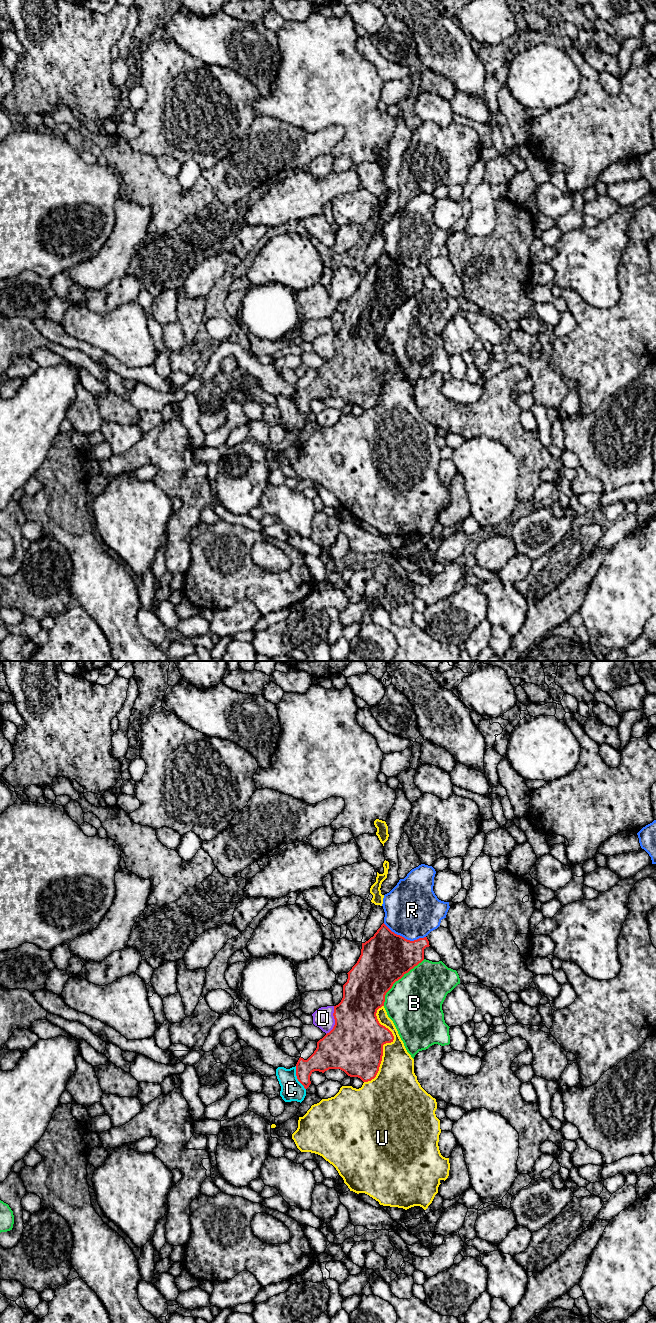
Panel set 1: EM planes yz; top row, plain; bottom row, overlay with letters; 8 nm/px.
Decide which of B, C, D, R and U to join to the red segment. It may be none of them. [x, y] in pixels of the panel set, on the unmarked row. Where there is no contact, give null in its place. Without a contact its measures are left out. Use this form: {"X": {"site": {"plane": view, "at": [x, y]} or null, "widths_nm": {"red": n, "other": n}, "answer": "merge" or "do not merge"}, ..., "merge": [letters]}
{"B": {"site": {"plane": "yz", "at": [398, 307]}, "widths_nm": {"red": 400, "other": 440}, "answer": "do not merge"}, "C": {"site": {"plane": "yz", "at": [297, 406]}, "widths_nm": {"red": 180, "other": 180}, "answer": "do not merge"}, "D": {"site": {"plane": "yz", "at": [335, 348]}, "widths_nm": {"red": 440, "other": 160}, "answer": "do not merge"}, "R": {"site": {"plane": "yz", "at": [403, 265]}, "widths_nm": {"red": 400, "other": 440}, "answer": "do not merge"}, "U": {"site": {"plane": "yz", "at": [385, 371]}, "widths_nm": {"red": 440, "other": 280}, "answer": "do not merge"}, "merge": []}

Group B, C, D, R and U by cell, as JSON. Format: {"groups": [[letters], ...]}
{"groups": [["B"], ["C"], ["D"], ["R"], ["U"]]}

